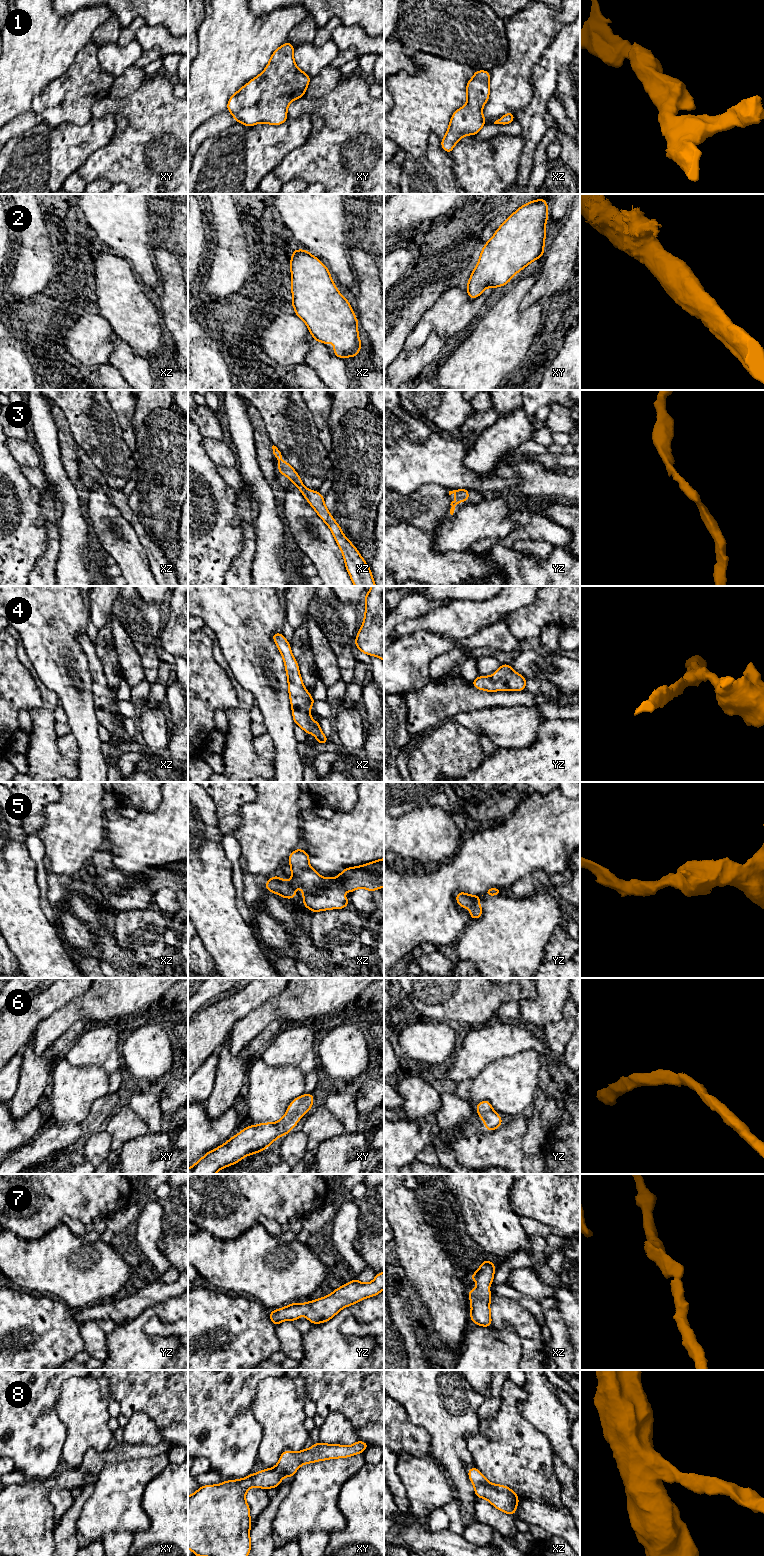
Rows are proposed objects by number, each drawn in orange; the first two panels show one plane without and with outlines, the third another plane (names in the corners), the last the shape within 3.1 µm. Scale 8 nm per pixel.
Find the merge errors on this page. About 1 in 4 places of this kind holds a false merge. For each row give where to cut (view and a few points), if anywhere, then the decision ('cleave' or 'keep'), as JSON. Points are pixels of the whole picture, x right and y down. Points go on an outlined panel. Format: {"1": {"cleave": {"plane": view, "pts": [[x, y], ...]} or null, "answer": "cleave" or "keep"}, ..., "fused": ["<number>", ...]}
{"1": {"cleave": null, "answer": "keep"}, "2": {"cleave": null, "answer": "keep"}, "3": {"cleave": null, "answer": "keep"}, "4": {"cleave": null, "answer": "keep"}, "5": {"cleave": null, "answer": "keep"}, "6": {"cleave": null, "answer": "keep"}, "7": {"cleave": null, "answer": "keep"}, "8": {"cleave": null, "answer": "keep"}, "fused": []}

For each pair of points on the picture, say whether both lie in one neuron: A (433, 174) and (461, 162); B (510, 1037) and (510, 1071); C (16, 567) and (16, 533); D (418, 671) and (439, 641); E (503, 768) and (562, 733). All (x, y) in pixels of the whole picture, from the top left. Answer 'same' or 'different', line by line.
A: different
B: different
C: same
D: same
E: same

